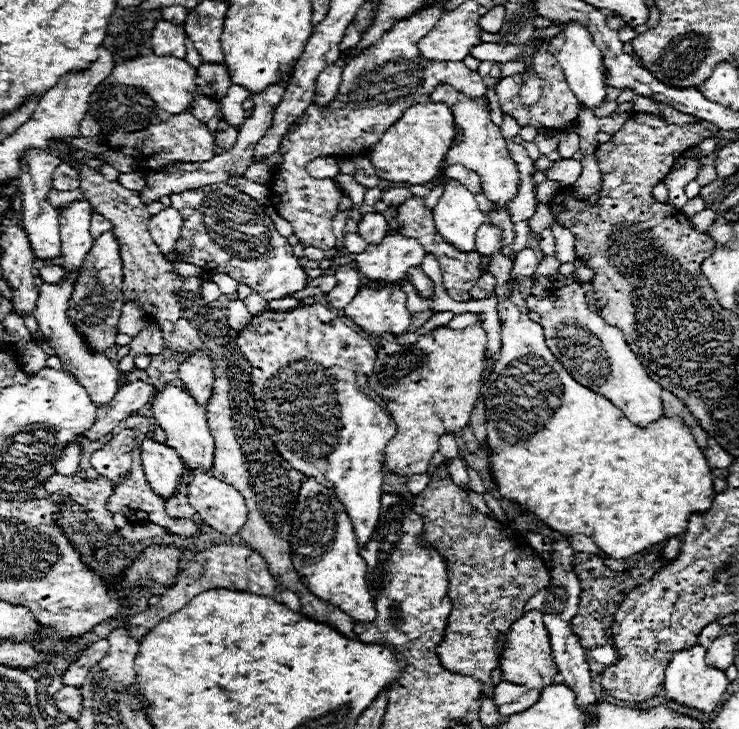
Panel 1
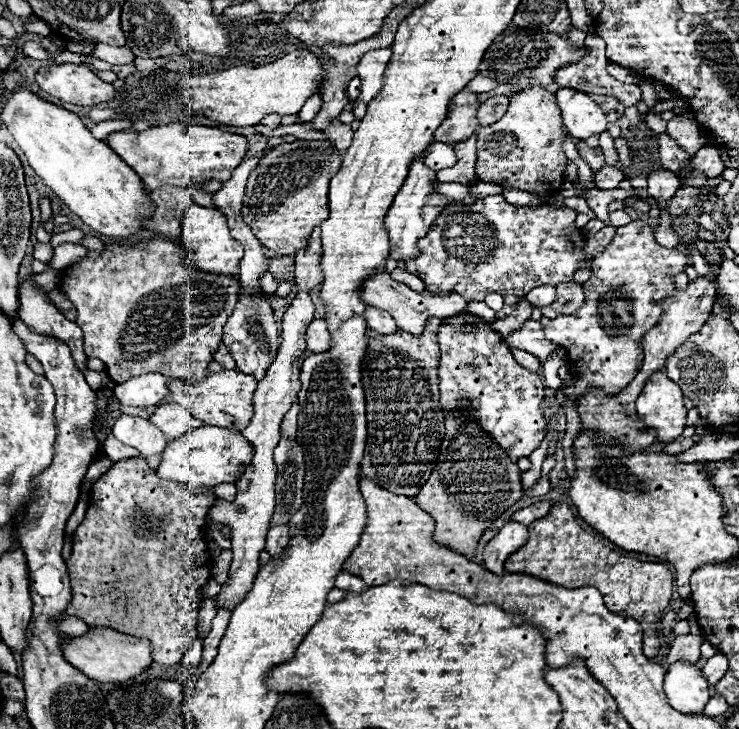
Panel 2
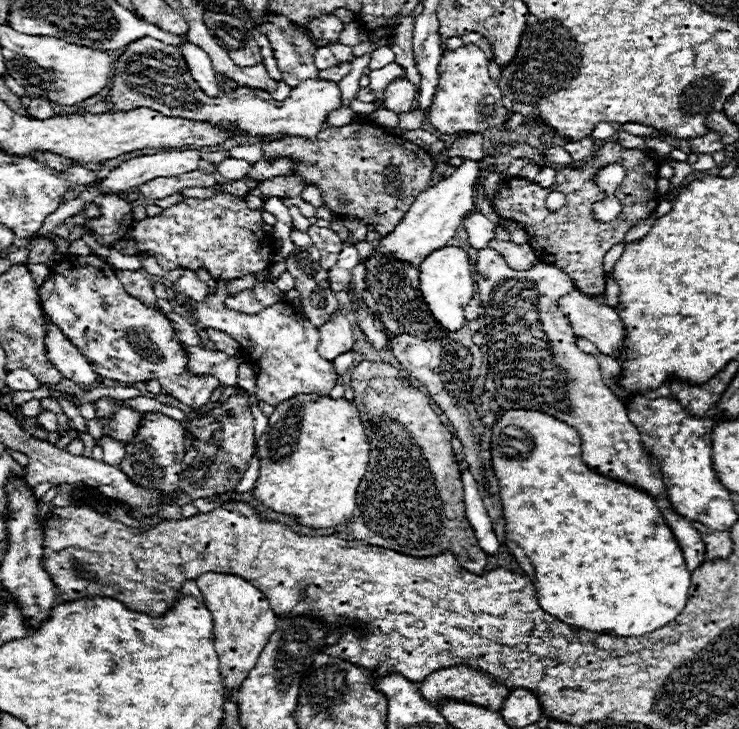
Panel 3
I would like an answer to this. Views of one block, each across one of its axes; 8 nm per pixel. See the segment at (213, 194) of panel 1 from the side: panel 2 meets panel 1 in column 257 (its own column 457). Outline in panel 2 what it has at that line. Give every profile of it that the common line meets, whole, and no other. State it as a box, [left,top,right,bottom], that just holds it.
[406,196,586,300]

